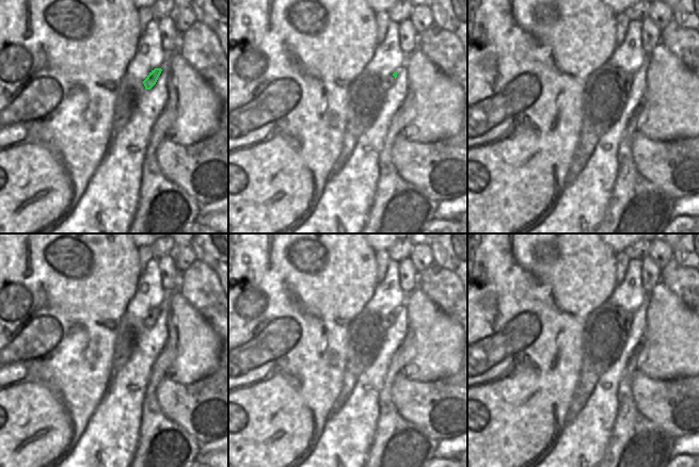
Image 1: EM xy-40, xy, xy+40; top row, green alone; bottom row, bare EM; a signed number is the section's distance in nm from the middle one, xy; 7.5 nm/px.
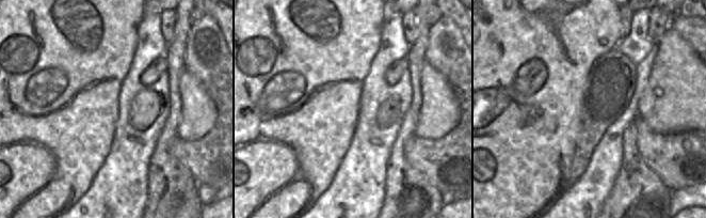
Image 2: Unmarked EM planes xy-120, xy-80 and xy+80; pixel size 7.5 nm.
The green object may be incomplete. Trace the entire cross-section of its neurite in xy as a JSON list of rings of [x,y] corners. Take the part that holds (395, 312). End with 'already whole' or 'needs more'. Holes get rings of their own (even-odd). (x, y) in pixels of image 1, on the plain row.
[[[364,309],[352,321],[348,342],[348,359],[344,370],[344,383],[340,393],[333,404],[333,412],[344,406],[359,376],[376,359],[386,332],[395,323],[397,311],[381,316]]]; needs more

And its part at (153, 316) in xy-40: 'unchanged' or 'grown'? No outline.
grown

